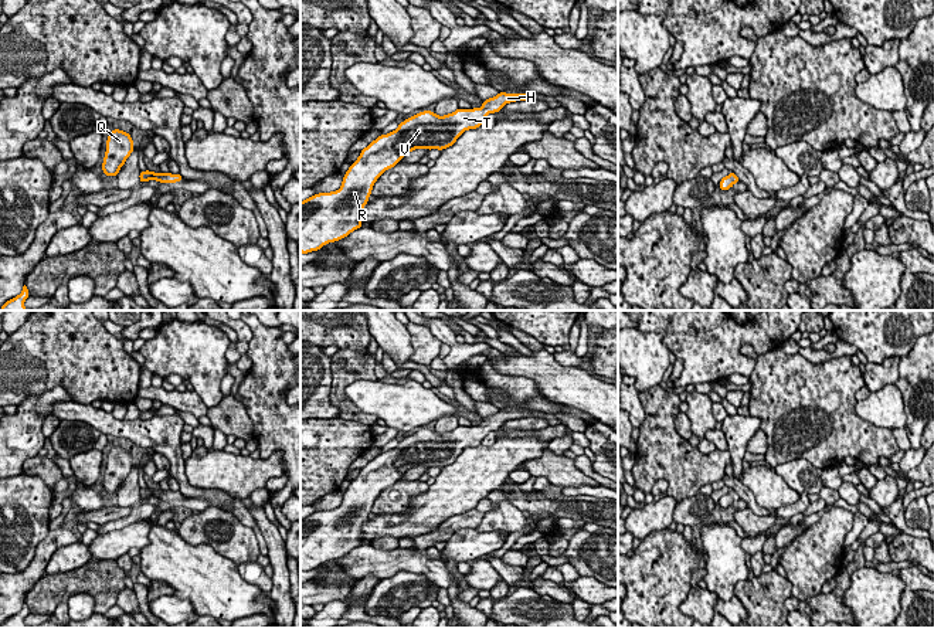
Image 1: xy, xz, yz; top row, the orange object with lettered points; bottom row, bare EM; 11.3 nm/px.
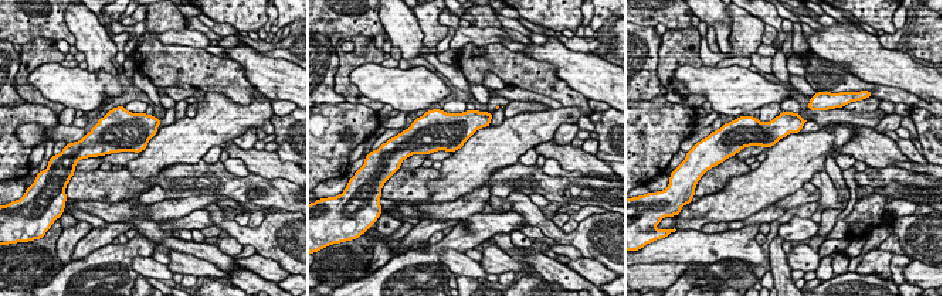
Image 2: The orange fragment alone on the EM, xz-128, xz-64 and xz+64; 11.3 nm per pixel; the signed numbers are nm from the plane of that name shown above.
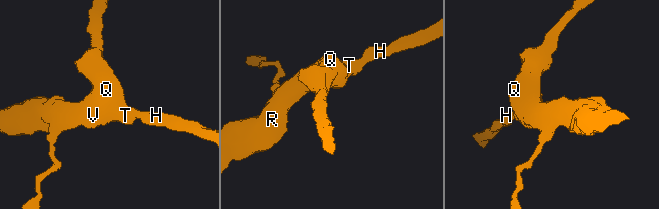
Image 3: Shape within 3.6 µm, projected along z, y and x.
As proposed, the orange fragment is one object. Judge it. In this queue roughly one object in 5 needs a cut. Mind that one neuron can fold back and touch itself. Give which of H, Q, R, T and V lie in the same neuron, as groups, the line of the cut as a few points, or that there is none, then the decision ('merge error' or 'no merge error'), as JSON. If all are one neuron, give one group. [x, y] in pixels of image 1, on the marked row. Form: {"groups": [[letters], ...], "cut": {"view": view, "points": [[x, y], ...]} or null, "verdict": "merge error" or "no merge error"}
{"groups": [["H", "Q", "R", "T", "V"]], "cut": null, "verdict": "no merge error"}

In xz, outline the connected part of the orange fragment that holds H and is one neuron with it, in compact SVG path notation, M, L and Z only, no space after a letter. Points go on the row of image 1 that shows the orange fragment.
M499 92L483 101L480 108L458 108L444 116L422 111L401 122L395 130L378 136L351 163L339 190L317 193L300 201L300 252L317 251L361 228L363 207L368 203L374 183L408 152L454 146L465 130L480 128L489 113L499 112L506 103L527 99L531 95Z

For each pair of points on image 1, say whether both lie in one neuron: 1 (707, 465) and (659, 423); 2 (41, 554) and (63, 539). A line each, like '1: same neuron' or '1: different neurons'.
1: same neuron
2: same neuron

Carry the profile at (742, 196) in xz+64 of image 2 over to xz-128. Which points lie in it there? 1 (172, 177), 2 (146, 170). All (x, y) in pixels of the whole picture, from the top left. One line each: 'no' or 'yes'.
1: no
2: yes

